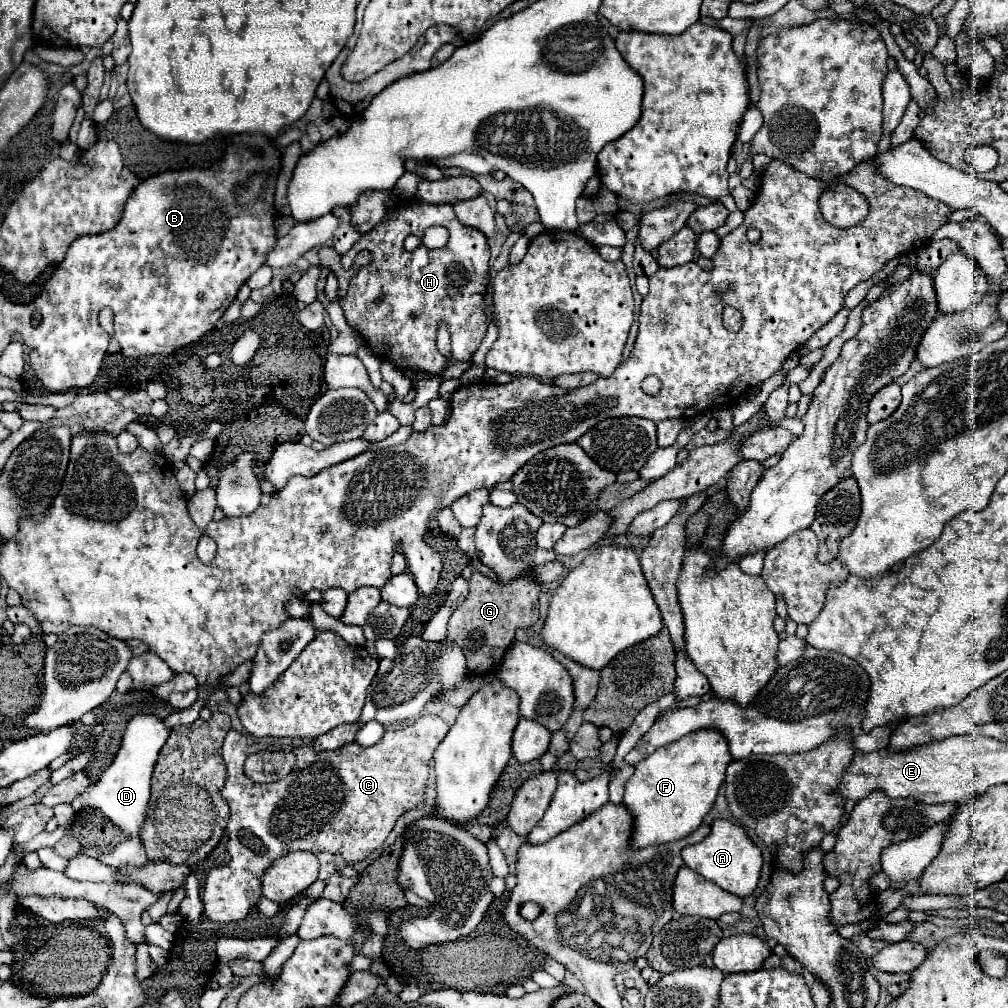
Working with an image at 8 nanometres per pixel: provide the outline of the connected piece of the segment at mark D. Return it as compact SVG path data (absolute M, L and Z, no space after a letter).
M134 716L122 736L120 750L116 752L116 758L112 764L98 776L96 782L92 782L84 792L80 792L70 806L74 812L84 808L98 808L102 810L116 826L120 826L130 836L140 836L140 830L146 820L146 808L150 800L150 776L158 758L158 752L166 744L168 728L158 716Z

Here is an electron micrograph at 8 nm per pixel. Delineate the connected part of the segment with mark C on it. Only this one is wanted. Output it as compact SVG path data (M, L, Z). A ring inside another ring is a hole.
M422 716L414 724L386 730L374 746L350 742L332 752L314 752L312 744L266 746L230 730L222 746L222 758L228 768L228 780L222 790L230 806L228 850L234 872L250 888L242 890L242 898L226 898L226 922L242 920L250 912L262 896L262 872L272 860L292 850L340 854L348 864L354 864L382 848L396 820L424 800L428 764L446 732L448 724L442 718ZM260 750L290 750L296 754L296 768L280 782L256 784L242 768L244 760Z

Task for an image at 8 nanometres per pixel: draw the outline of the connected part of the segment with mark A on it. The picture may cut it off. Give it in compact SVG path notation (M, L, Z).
M714 820L712 832L698 844L686 846L682 850L684 864L698 874L702 874L706 880L712 880L722 890L734 894L734 896L748 896L758 886L758 876L762 868L762 852L760 848L748 838L746 830L742 826L736 826L730 820Z

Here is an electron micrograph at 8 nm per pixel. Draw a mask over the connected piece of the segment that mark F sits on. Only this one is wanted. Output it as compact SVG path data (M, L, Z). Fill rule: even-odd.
M716 730L690 732L688 736L666 744L652 752L652 756L640 760L624 790L624 804L636 822L632 844L636 848L646 848L652 844L680 840L694 832L710 812L730 762L732 756L728 752L728 742Z

